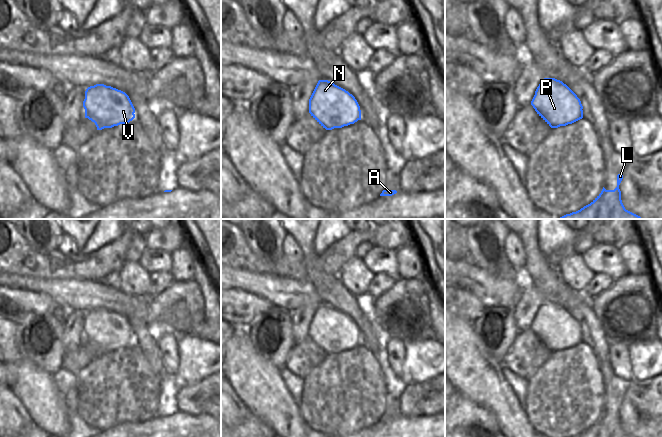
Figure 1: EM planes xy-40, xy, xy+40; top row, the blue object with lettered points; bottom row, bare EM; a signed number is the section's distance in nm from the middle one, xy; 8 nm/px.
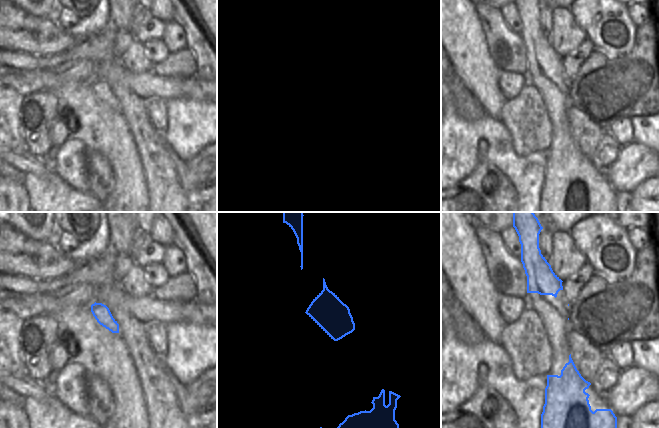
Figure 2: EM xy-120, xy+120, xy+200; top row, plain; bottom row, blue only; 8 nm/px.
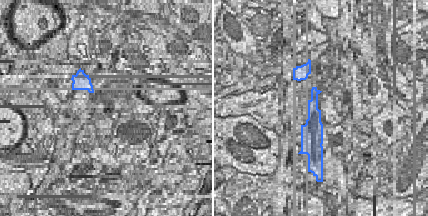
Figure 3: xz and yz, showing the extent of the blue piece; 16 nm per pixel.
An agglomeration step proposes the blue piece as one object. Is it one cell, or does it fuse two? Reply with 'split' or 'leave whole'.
leave whole

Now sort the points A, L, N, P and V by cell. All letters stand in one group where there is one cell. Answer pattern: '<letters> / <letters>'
A L N P V

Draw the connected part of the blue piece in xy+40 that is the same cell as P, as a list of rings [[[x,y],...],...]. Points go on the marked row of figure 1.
[[[555,78],[541,81],[531,105],[551,128],[566,126],[583,118],[580,99],[566,84]]]

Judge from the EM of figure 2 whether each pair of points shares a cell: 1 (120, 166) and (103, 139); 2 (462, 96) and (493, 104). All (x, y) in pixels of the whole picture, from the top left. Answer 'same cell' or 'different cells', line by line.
1: same cell
2: different cells

